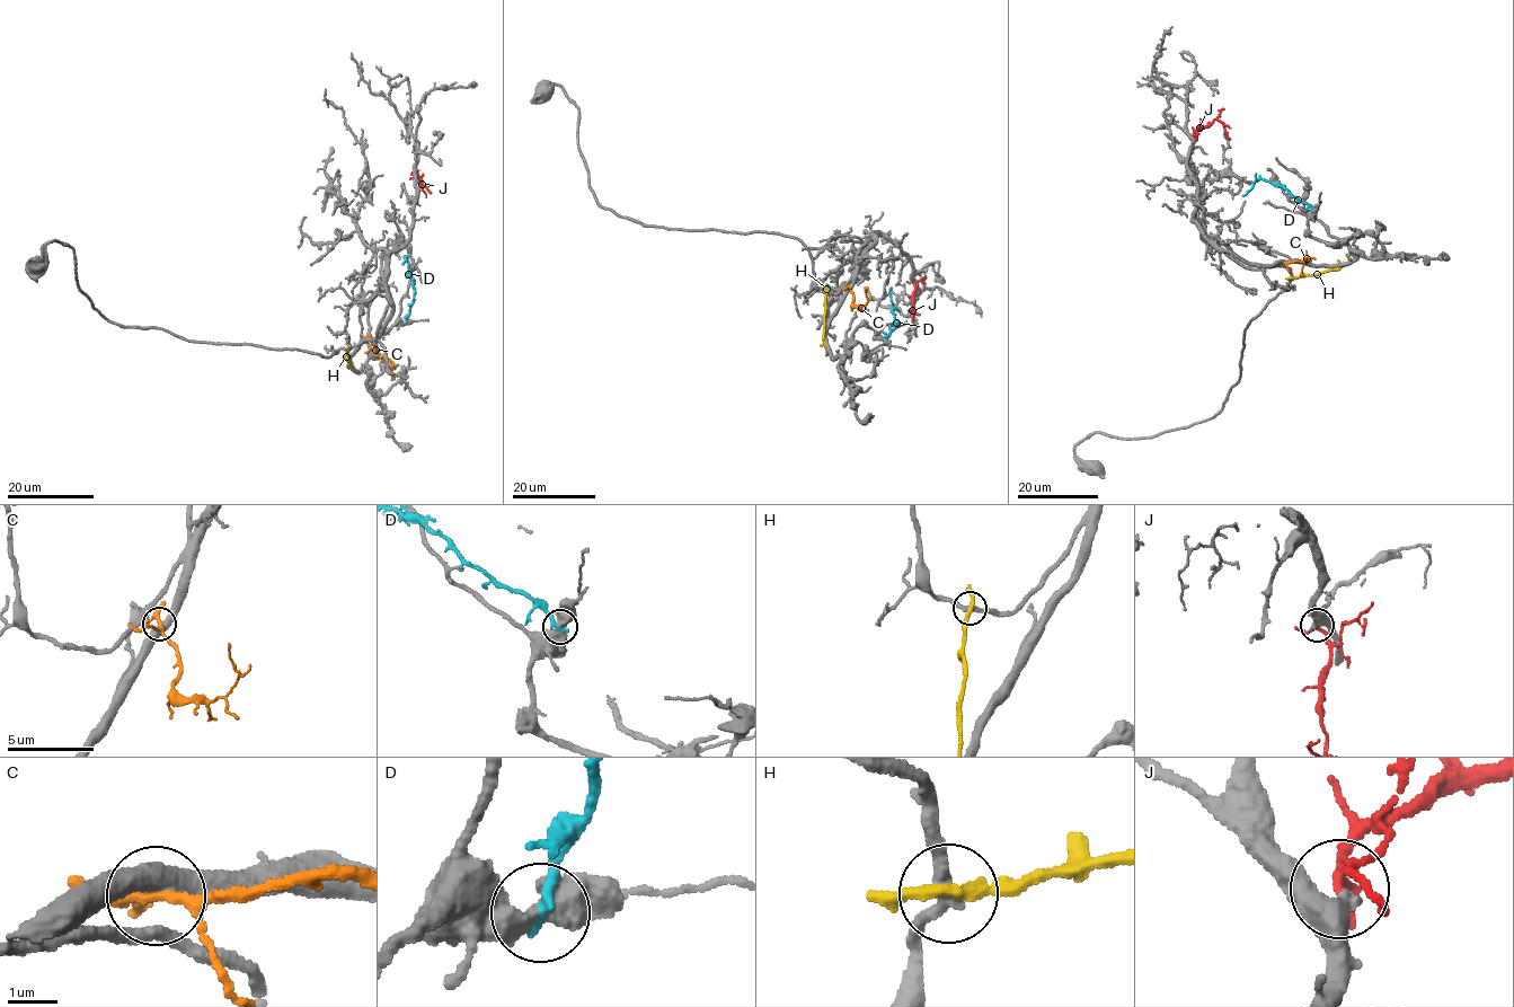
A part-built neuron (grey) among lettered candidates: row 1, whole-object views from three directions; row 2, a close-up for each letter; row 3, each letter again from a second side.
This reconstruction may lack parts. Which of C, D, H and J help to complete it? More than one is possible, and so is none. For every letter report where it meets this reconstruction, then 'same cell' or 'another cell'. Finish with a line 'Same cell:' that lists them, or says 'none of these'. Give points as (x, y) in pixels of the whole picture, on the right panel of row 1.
C: (1282, 263) | another cell
D: (1315, 211) | another cell
H: (1292, 277) | another cell
J: (1193, 137) | same cell
Same cell: J

